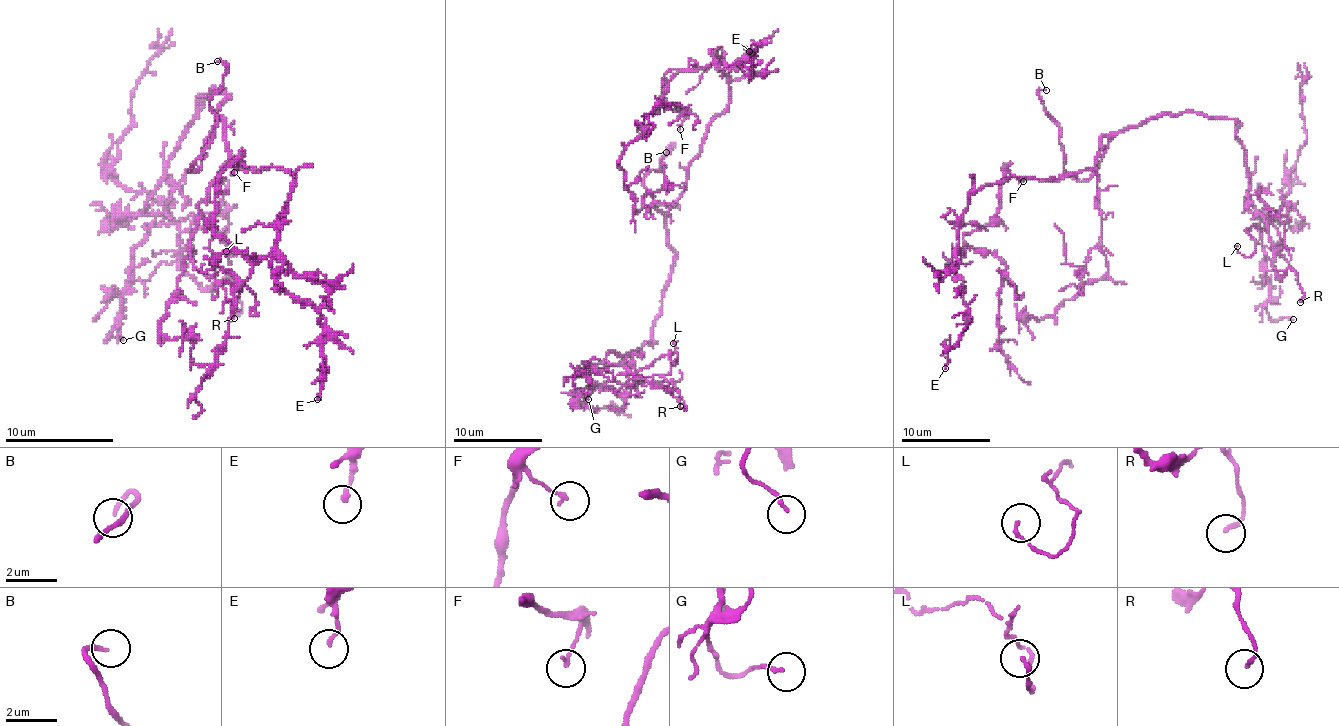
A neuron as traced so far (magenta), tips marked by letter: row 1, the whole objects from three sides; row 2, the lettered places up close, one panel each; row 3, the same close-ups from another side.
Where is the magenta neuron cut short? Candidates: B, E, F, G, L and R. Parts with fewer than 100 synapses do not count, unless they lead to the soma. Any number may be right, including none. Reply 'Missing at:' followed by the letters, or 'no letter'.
Missing at: B

